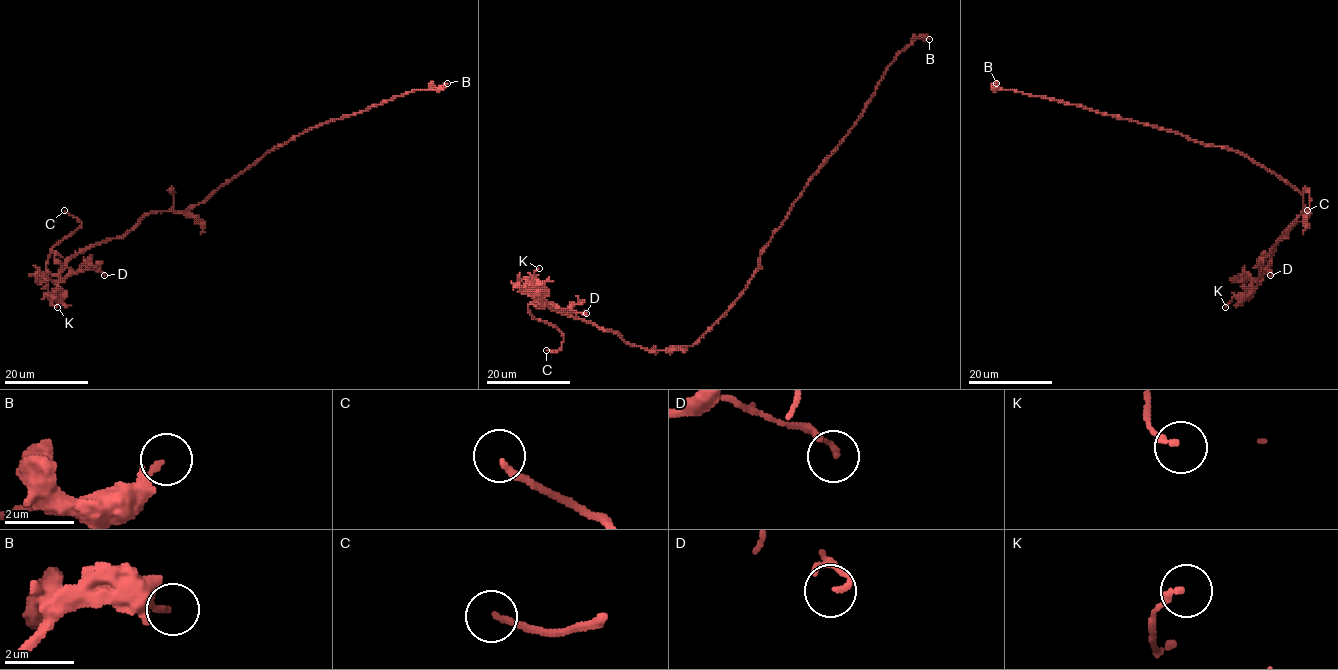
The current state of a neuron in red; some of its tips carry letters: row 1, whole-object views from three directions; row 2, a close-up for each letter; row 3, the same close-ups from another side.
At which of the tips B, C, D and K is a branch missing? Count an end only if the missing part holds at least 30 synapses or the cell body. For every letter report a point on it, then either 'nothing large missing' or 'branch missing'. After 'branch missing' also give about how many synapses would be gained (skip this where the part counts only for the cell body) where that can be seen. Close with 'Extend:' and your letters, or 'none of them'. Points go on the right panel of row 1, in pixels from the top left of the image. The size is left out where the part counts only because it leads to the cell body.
B: place (996, 83); nothing large missing
C: place (1307, 210); branch missing
D: place (1270, 275); nothing large missing
K: place (1225, 307); nothing large missing
Extend: C

